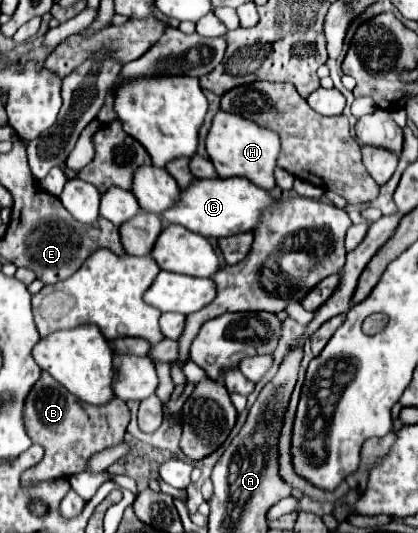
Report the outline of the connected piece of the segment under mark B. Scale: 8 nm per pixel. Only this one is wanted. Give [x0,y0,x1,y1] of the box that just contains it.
[21,372,129,488]

